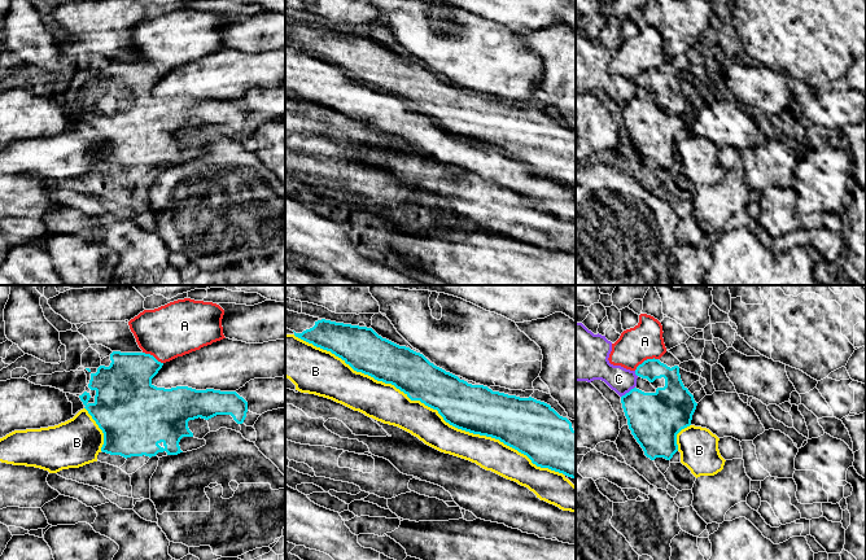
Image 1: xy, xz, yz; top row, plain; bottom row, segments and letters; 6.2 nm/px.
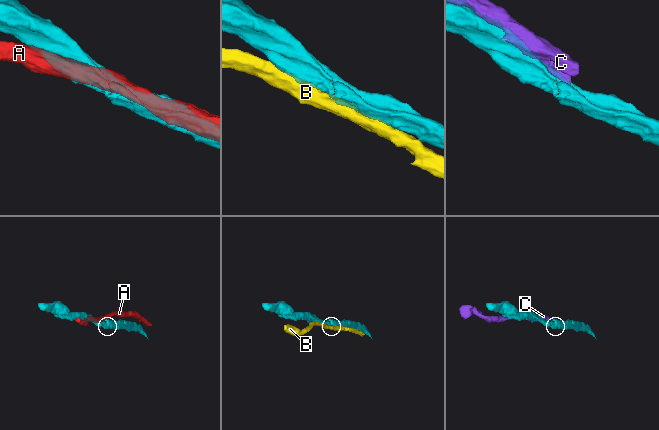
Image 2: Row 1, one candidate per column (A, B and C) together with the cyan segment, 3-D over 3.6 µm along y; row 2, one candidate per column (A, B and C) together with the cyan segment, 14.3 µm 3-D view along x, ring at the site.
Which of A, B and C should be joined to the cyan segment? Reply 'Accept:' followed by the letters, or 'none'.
Accept: none

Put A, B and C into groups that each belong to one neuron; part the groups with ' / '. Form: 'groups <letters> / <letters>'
groups A / B / C

